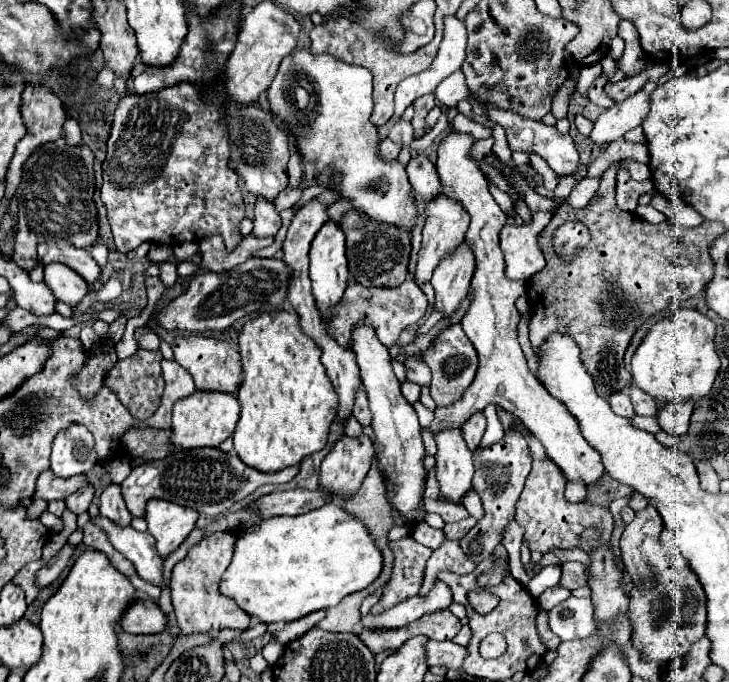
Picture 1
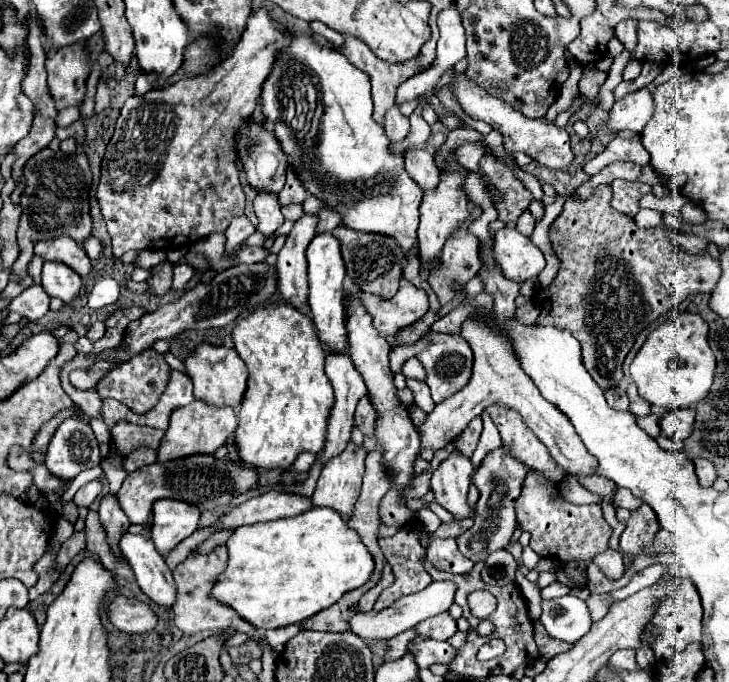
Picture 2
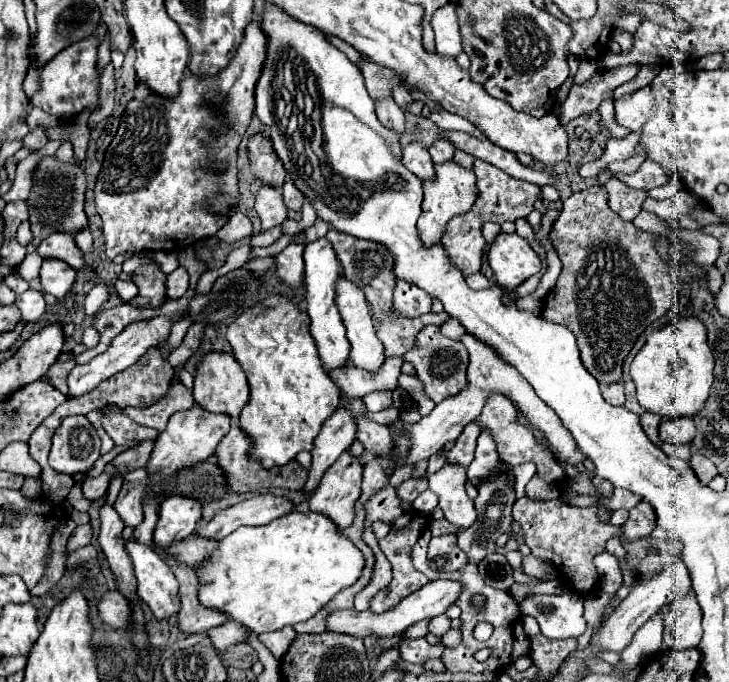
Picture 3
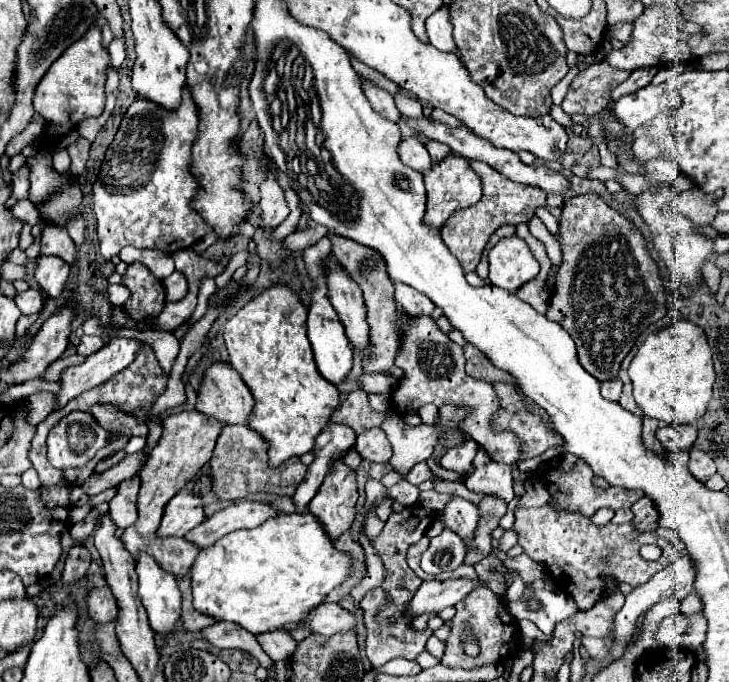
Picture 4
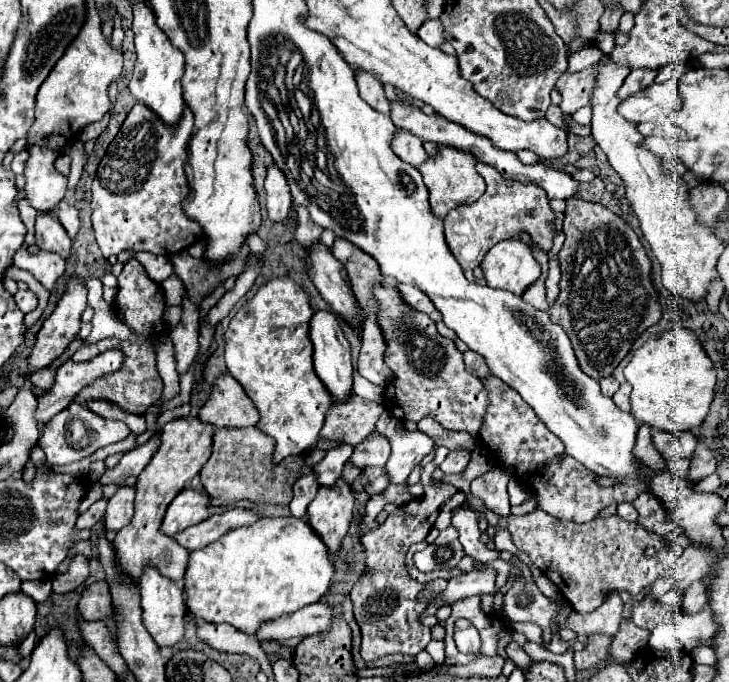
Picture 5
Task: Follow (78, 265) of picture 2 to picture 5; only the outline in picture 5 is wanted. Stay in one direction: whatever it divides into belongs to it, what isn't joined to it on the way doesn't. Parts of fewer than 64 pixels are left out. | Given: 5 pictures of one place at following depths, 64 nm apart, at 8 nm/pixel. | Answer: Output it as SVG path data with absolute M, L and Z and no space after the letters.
M38 214L36 216L36 226L34 226L34 244L40 250L56 252L62 258L70 256L70 246L72 240L68 238L64 226L58 222L54 214Z

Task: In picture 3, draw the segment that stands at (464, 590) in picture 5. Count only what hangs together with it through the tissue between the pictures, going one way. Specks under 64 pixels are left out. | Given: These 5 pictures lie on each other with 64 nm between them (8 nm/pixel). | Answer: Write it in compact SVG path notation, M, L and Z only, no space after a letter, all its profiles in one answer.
M434 580L424 584L420 590L416 590L414 594L410 594L408 598L404 598L396 608L384 612L384 614L374 614L370 610L366 612L358 612L358 610L334 610L332 614L326 616L326 630L328 632L340 632L340 634L350 634L350 636L374 636L374 638L392 638L396 634L402 634L408 626L412 626L418 620L424 618L434 618L438 614L444 614L448 610L448 606L452 606L460 592L462 592L462 582L454 582L454 580Z

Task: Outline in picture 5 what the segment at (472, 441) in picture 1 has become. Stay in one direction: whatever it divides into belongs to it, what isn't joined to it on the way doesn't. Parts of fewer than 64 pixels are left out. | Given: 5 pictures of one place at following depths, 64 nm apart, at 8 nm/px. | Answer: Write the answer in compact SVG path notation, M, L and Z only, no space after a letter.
M456 450L456 452L448 452L446 460L440 464L440 470L444 474L458 474L466 468L470 460L470 450Z

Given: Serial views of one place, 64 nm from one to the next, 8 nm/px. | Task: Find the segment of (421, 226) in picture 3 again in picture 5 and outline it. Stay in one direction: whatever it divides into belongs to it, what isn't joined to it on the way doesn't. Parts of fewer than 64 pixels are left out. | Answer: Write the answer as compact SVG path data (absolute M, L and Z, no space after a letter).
M440 146L438 152L424 162L424 166L420 168L420 174L430 192L432 210L440 218L444 218L452 208L458 208L460 204L476 202L476 198L480 198L486 188L482 176L476 172L476 158L464 150L450 148L450 146Z

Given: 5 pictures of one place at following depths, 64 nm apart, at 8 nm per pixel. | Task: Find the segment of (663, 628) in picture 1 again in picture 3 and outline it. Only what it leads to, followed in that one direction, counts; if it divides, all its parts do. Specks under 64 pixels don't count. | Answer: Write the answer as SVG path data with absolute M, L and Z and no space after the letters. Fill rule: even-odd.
M640 502L630 510L630 518L624 524L624 538L636 540L650 536L656 526L656 512L648 502ZM690 592L684 600L672 602L662 610L664 616L664 642L670 644L670 648L662 648L666 652L670 650L682 650L682 648L696 648L702 638L702 612L696 602L694 592Z

